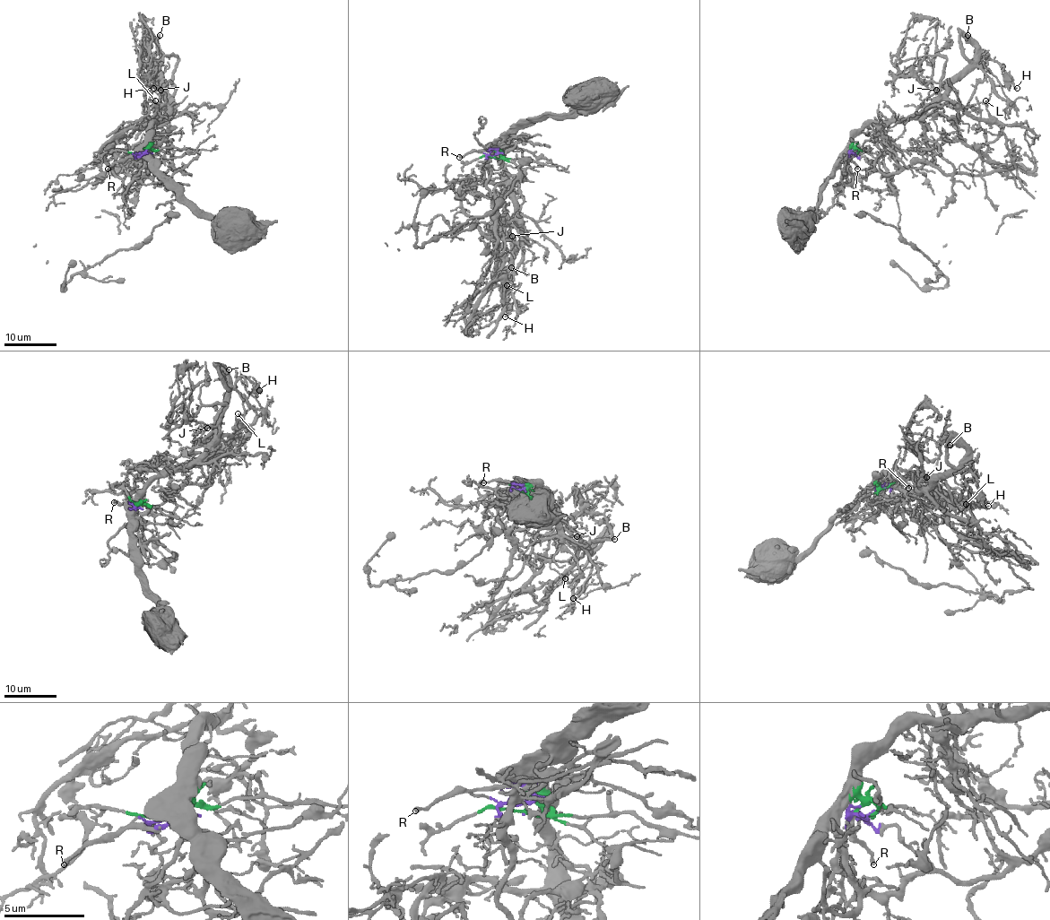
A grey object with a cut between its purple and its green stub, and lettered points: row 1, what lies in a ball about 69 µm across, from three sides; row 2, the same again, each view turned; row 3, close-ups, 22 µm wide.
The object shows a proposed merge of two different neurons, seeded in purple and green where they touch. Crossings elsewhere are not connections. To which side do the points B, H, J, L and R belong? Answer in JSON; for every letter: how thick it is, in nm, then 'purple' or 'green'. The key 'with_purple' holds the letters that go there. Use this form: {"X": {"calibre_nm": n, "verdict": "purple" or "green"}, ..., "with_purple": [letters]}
{"B": {"calibre_nm": 170, "verdict": "green"}, "H": {"calibre_nm": 100, "verdict": "green"}, "J": {"calibre_nm": 110, "verdict": "green"}, "L": {"calibre_nm": 130, "verdict": "green"}, "R": {"calibre_nm": 200, "verdict": "purple"}, "with_purple": ["R"]}

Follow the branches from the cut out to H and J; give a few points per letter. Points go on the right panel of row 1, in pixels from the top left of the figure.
H: (857, 151), (854, 137), (866, 125), (912, 119), (957, 80), (989, 59), (998, 64), (1016, 88)
J: (857, 151), (854, 137), (866, 125), (912, 119), (924, 108), (924, 103), (918, 106), (935, 90)

